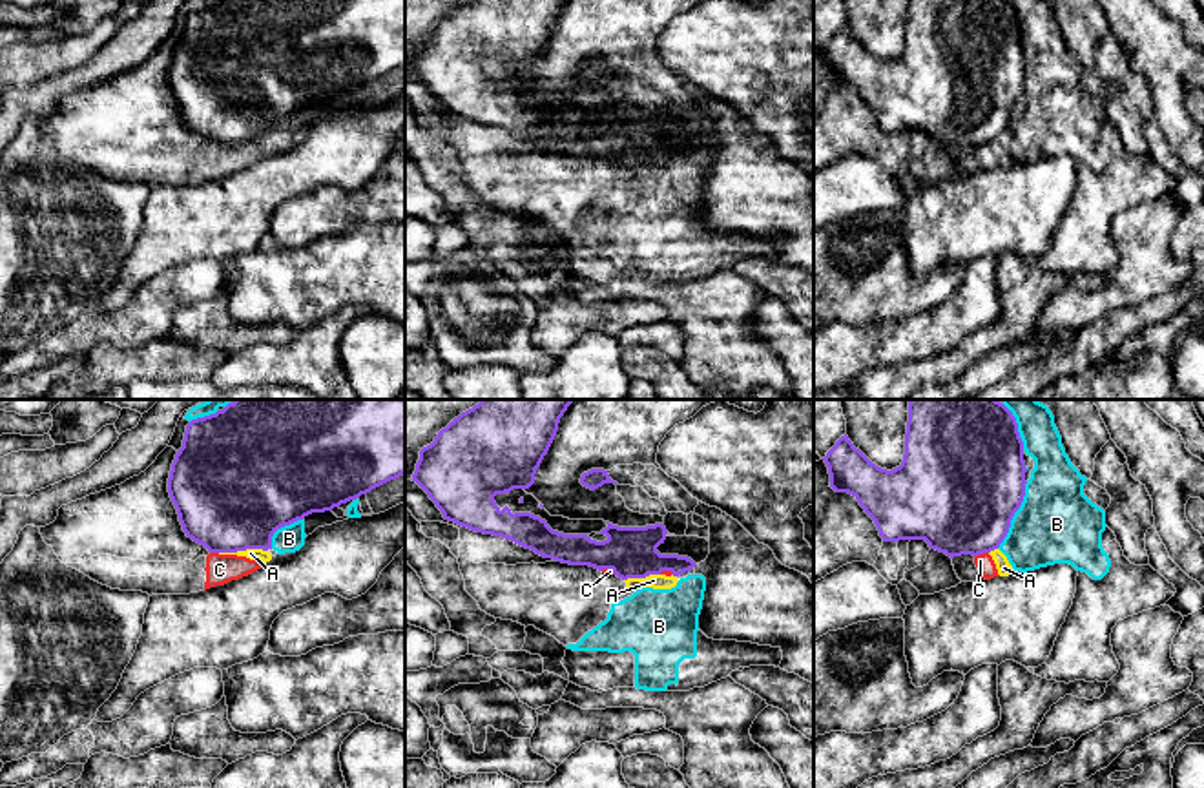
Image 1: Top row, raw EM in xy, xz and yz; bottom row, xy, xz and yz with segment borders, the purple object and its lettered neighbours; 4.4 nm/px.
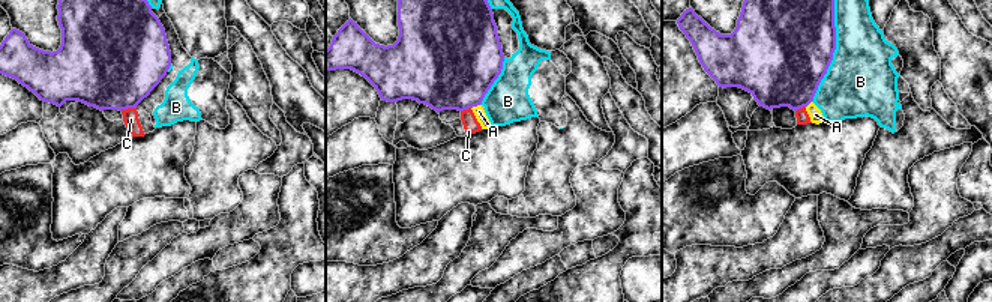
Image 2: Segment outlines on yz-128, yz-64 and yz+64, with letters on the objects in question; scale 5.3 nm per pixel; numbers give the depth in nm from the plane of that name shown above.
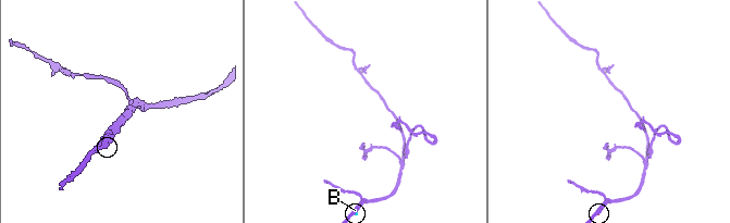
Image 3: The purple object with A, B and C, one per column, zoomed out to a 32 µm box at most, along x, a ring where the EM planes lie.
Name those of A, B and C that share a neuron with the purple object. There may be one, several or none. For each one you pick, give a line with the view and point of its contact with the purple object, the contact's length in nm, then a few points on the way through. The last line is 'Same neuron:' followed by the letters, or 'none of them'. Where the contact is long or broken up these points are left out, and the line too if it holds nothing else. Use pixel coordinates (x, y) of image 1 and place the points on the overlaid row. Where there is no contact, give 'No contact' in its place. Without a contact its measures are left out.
Same neuron: none of them

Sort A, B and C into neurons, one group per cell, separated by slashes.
A B C

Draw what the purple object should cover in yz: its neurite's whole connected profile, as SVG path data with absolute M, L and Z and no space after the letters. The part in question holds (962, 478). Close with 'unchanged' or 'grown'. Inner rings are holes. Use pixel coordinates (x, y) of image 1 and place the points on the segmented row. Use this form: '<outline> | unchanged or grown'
M908 399L905 454L892 471L872 463L846 434L823 460L830 487L859 502L883 542L925 540L950 558L998 549L1025 496L1023 441L998 399Z | unchanged

